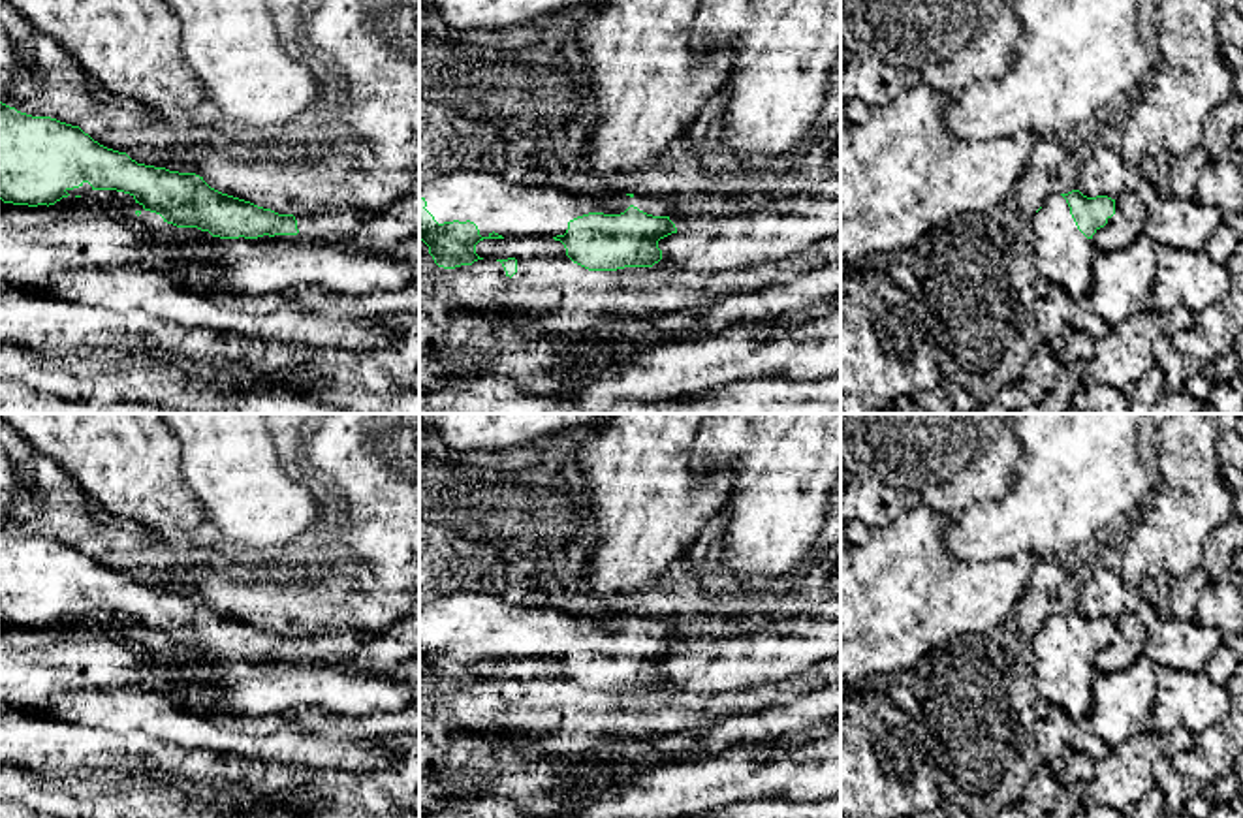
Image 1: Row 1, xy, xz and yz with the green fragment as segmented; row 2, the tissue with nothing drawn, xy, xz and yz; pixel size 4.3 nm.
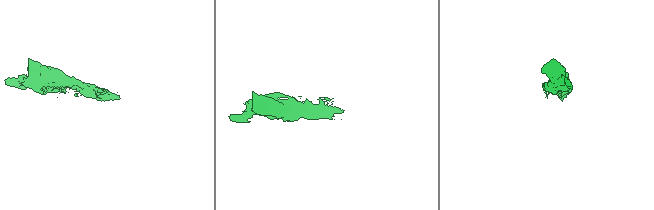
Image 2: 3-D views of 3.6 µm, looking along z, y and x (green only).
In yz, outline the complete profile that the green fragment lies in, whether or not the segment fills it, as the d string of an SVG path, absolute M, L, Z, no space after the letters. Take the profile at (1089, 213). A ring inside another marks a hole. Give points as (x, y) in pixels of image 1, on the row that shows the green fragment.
M1079 190L1046 197L1032 214L1034 265L1049 282L1066 290L1074 301L1081 301L1093 288L1093 260L1096 246L1093 235L1115 214L1115 199L1108 196L1087 197Z

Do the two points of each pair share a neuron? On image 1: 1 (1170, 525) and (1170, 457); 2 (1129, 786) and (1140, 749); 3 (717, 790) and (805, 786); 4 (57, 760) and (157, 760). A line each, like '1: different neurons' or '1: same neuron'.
1: same neuron
2: same neuron
3: same neuron
4: same neuron

